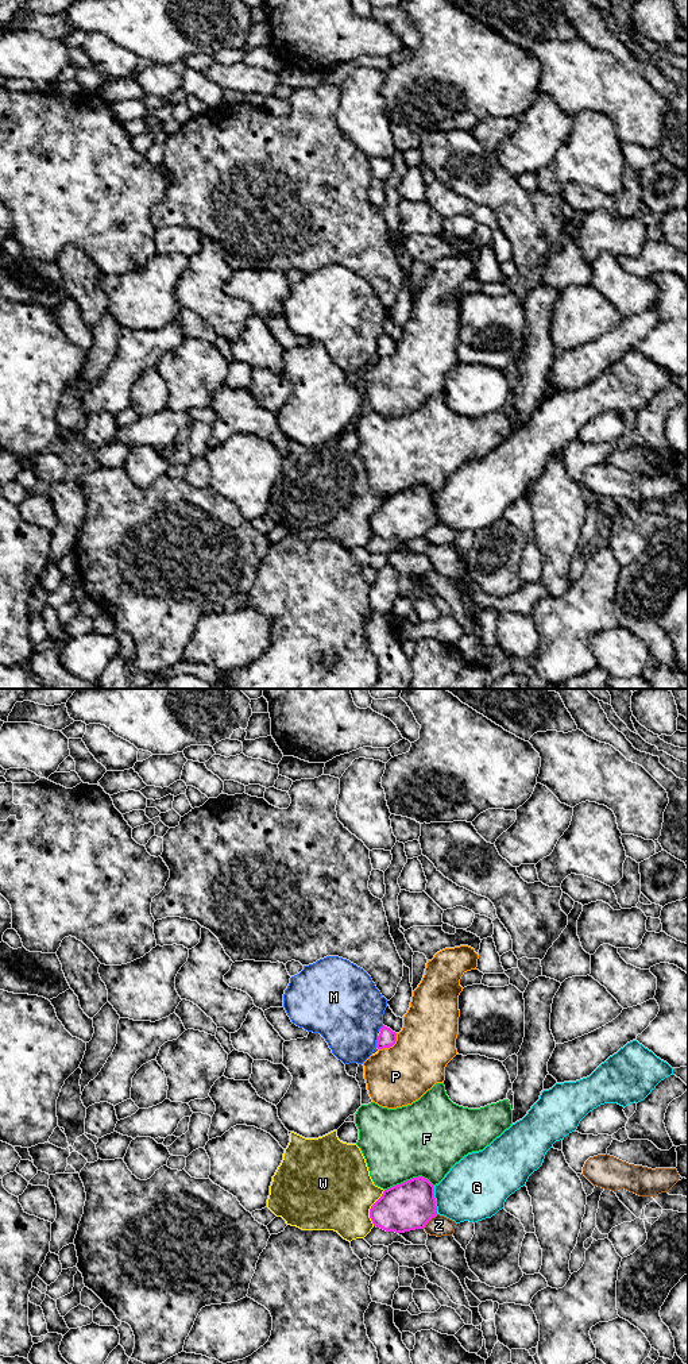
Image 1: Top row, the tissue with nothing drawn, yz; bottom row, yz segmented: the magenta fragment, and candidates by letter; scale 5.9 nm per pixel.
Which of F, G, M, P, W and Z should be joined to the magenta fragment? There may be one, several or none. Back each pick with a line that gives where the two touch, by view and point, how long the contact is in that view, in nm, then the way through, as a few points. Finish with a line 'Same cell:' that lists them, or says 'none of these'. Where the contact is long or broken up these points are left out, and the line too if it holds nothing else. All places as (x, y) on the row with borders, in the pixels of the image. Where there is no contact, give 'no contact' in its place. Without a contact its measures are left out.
Same cell: none of these

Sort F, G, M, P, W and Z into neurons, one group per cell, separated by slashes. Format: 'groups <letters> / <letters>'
groups F / G / M / P / W / Z

